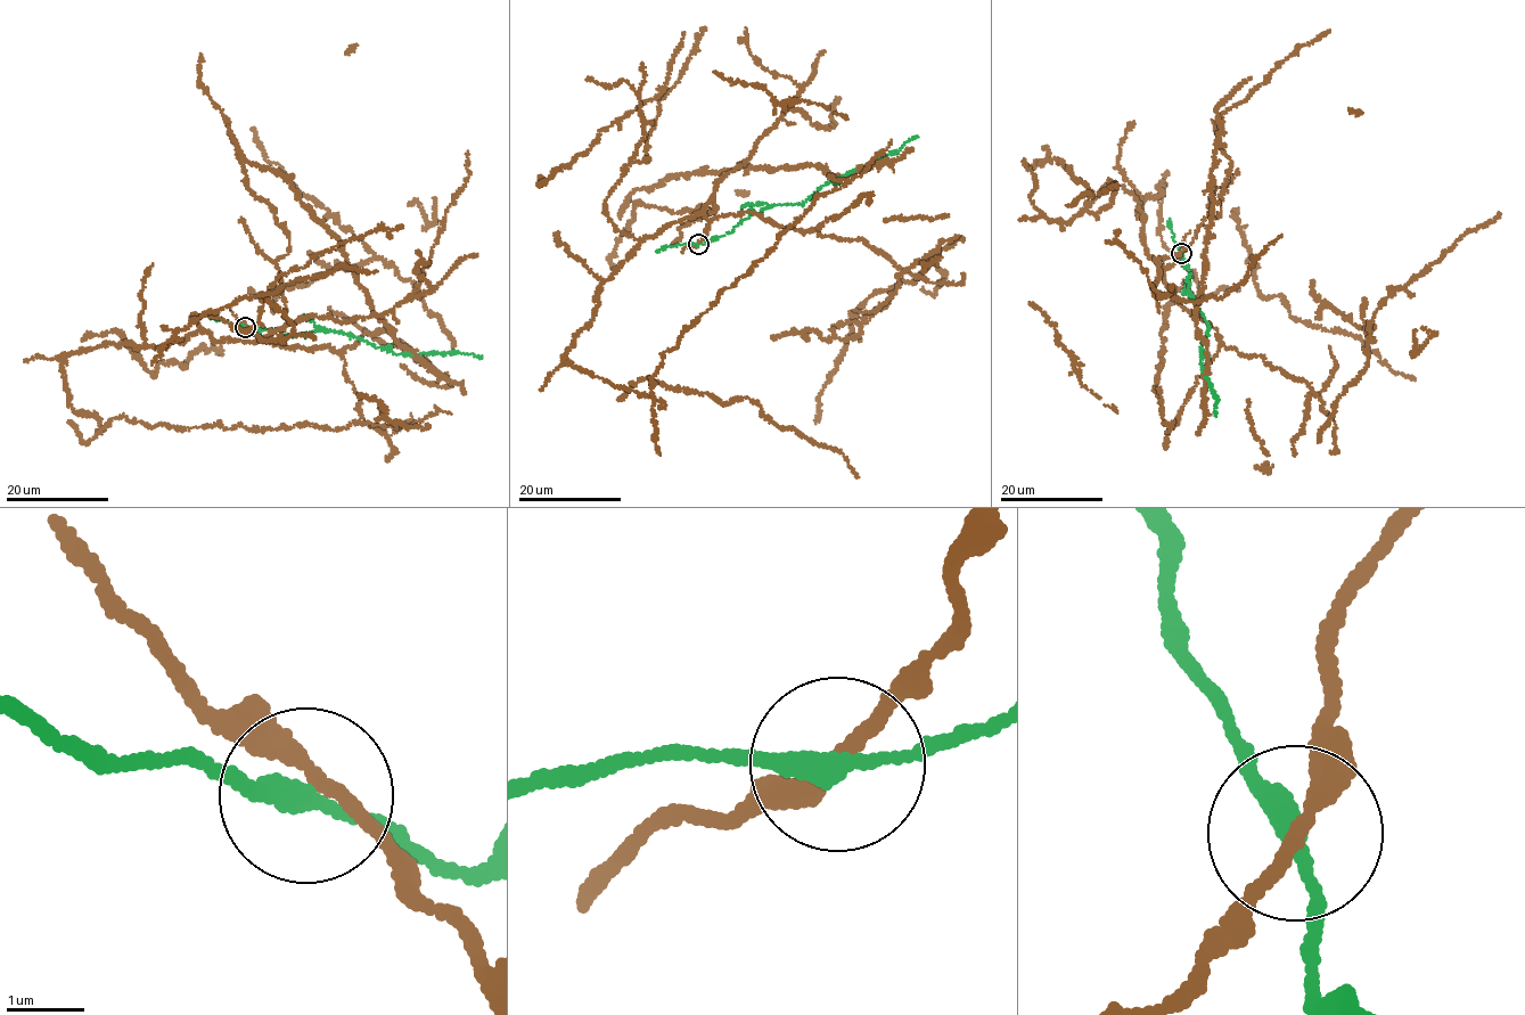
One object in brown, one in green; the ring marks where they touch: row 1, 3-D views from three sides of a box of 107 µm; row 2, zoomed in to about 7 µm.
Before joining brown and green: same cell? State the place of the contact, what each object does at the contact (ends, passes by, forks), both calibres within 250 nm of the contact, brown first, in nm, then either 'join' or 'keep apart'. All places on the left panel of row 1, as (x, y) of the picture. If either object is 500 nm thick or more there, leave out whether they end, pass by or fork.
at (245, 327); brown passes by; green passes by; 220 nm thick on the brown side, 240 nm on the other; keep apart

